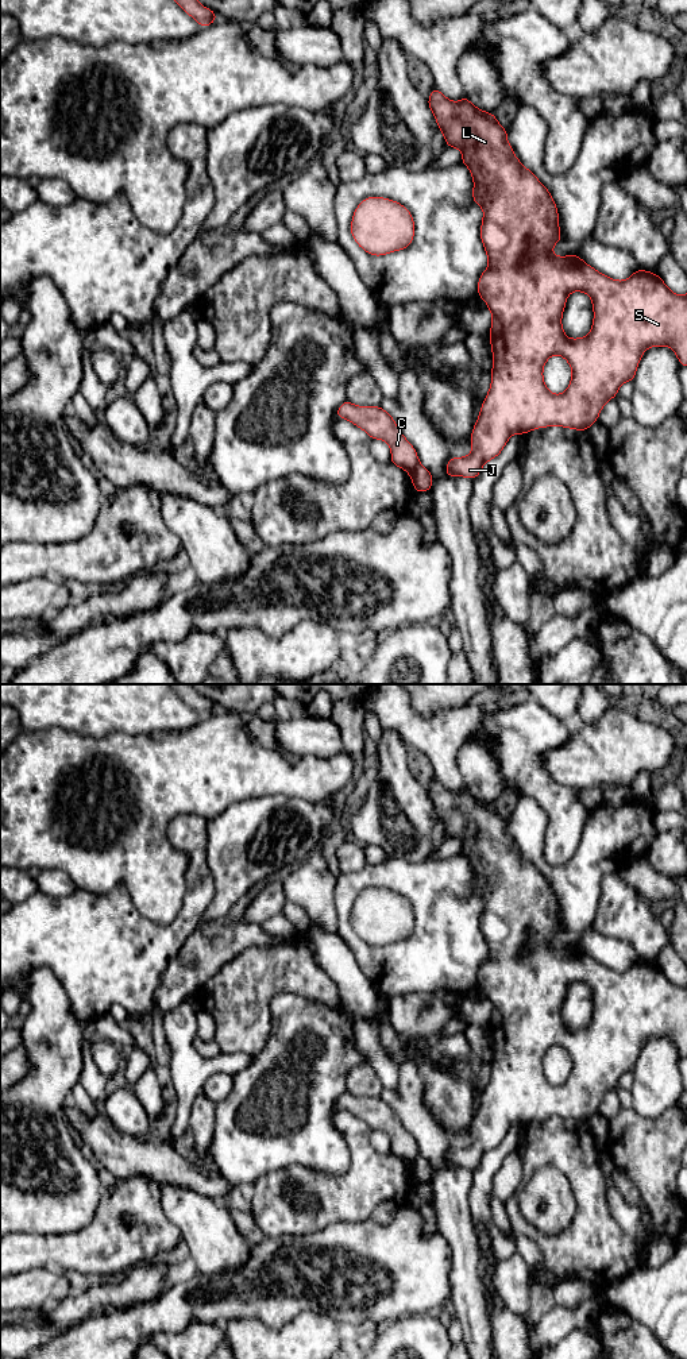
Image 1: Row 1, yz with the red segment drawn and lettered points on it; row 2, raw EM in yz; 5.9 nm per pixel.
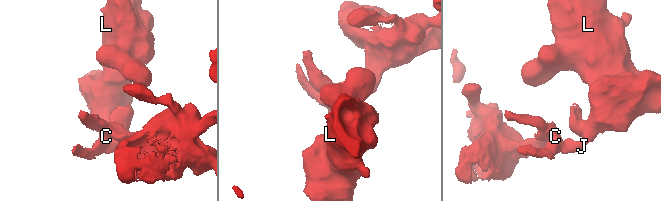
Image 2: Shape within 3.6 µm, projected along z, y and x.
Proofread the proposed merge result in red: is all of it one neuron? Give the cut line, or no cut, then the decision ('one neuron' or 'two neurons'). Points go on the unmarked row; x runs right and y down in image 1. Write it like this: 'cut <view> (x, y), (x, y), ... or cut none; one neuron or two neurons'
cut yz (419, 1153), (412, 1168); two neurons

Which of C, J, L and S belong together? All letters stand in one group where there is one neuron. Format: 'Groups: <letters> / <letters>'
Groups: C / J L S

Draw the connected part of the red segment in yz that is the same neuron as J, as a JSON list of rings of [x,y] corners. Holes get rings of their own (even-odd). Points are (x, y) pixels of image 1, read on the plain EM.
[[[436,777],[427,791],[441,821],[447,838],[462,841],[462,853],[474,870],[472,891],[483,899],[480,931],[489,949],[489,958],[478,970],[478,988],[483,989],[491,1003],[490,1034],[493,1042],[491,1076],[482,1094],[478,1111],[471,1123],[472,1143],[463,1148],[451,1148],[445,1166],[478,1169],[482,1157],[497,1148],[509,1128],[526,1126],[537,1119],[559,1116],[575,1121],[587,1121],[603,1096],[617,1088],[620,1077],[633,1073],[642,1045],[649,1038],[668,1036],[678,1047],[682,1058],[687,1057],[687,985],[672,984],[656,965],[638,960],[626,972],[609,969],[584,954],[579,945],[555,947],[553,937],[563,930],[559,920],[559,903],[548,880],[516,848],[507,834],[506,818],[502,818],[494,803],[474,798],[464,787],[455,794],[448,791]],[[571,982],[584,982],[593,992],[594,1011],[587,1027],[568,1030],[561,1018],[561,1007]],[[552,1046],[563,1047],[571,1057],[572,1069],[561,1085],[552,1085],[543,1069],[545,1053]]]

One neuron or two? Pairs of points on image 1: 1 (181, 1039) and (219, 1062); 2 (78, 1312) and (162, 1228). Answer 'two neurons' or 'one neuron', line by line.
1: one neuron
2: two neurons

